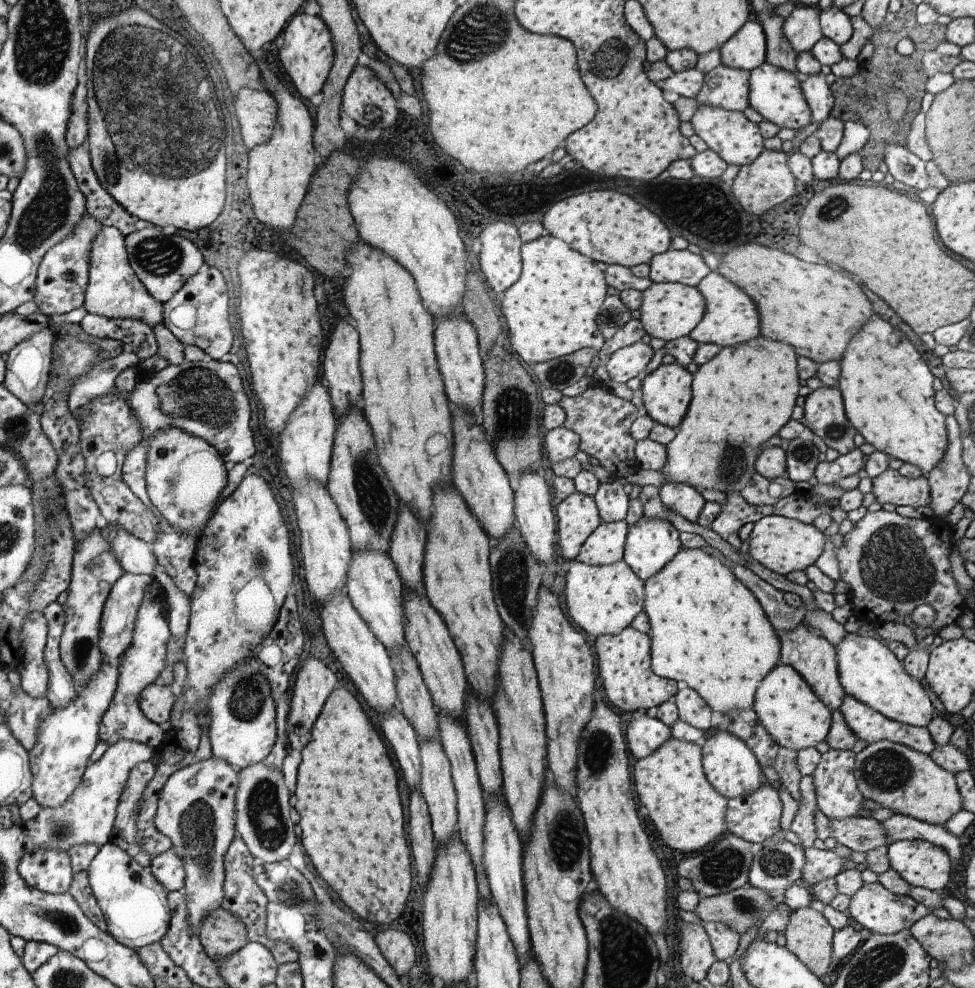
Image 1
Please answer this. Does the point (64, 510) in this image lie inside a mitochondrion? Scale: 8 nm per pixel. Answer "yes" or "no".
no

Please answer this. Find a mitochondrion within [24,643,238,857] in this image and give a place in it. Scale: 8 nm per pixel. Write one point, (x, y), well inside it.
(59, 831)

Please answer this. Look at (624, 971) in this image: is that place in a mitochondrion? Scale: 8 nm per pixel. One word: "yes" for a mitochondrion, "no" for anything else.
yes

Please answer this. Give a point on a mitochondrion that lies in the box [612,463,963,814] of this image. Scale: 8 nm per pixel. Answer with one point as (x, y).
(893, 564)

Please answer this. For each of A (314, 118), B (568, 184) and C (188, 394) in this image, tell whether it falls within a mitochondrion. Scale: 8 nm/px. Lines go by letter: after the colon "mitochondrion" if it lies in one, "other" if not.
A: other
B: other
C: mitochondrion

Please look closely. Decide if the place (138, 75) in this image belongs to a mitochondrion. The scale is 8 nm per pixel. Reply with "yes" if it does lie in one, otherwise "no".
yes

